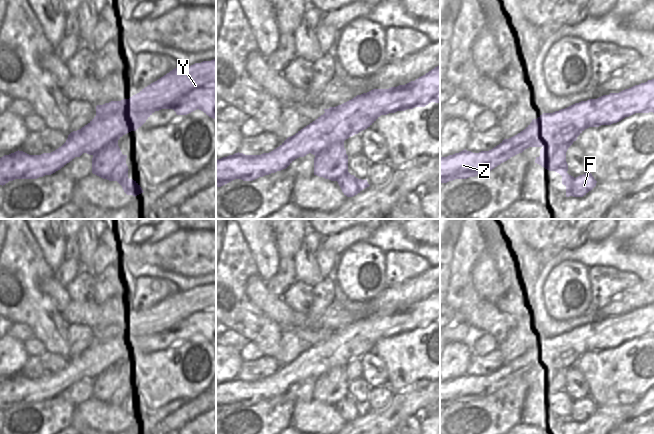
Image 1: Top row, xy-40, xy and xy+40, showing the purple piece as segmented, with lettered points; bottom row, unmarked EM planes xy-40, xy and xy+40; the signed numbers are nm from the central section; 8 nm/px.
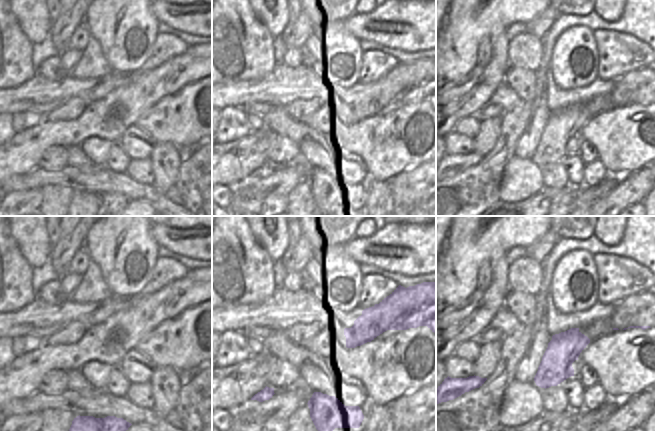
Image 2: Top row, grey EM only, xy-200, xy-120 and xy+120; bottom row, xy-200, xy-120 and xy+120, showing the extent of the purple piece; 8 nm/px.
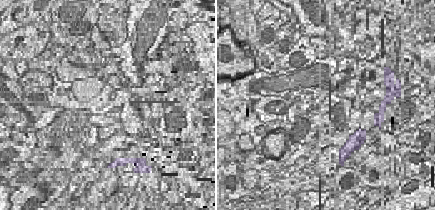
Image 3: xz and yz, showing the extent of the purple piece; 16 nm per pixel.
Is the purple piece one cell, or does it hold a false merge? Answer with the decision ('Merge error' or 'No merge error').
Merge error

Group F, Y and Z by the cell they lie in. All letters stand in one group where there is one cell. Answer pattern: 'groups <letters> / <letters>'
groups F / Y Z

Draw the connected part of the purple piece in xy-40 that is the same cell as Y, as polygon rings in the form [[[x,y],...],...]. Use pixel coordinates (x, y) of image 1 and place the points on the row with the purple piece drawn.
[[[216,59],[189,67],[177,67],[129,99],[97,105],[96,116],[81,129],[71,132],[66,142],[51,153],[29,155],[18,150],[4,155],[0,158],[0,185],[15,179],[37,179],[51,175],[83,153],[94,155],[109,143],[136,131],[155,111],[161,109],[173,109],[177,115],[187,115],[199,109],[216,119]]]

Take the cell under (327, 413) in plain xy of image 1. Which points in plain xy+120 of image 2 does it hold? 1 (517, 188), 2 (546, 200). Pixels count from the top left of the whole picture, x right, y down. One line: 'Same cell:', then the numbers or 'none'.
Same cell: 1

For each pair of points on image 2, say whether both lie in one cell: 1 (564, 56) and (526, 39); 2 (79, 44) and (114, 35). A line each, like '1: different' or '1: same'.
1: different
2: different

